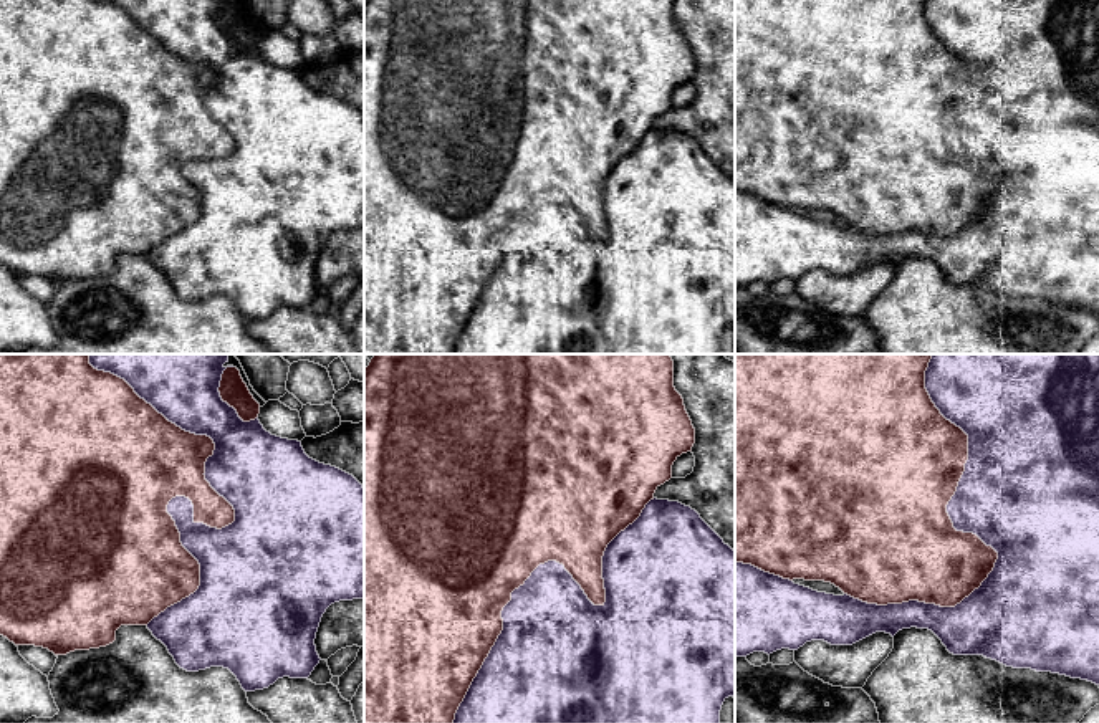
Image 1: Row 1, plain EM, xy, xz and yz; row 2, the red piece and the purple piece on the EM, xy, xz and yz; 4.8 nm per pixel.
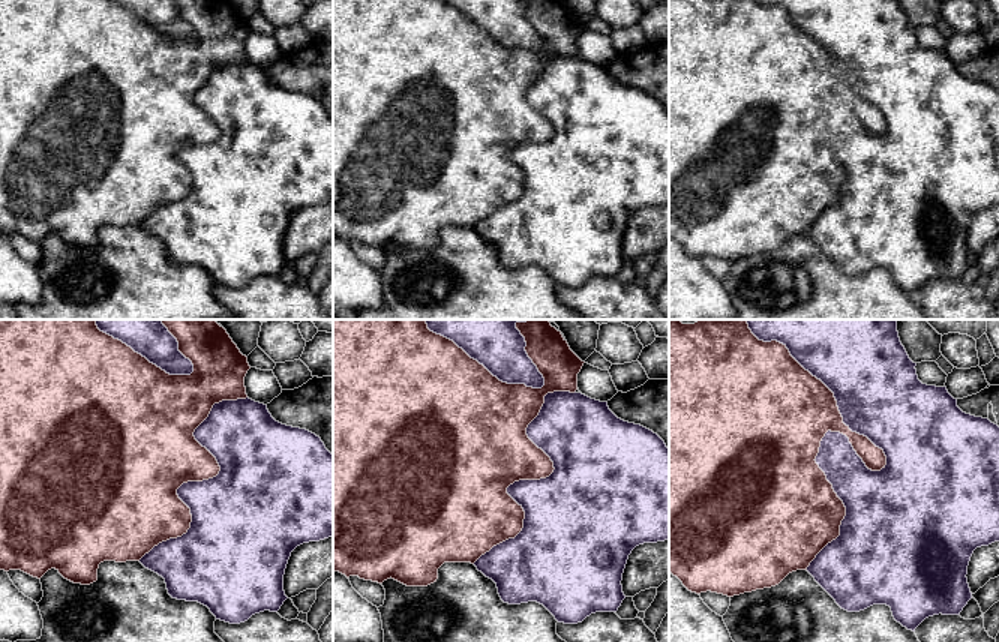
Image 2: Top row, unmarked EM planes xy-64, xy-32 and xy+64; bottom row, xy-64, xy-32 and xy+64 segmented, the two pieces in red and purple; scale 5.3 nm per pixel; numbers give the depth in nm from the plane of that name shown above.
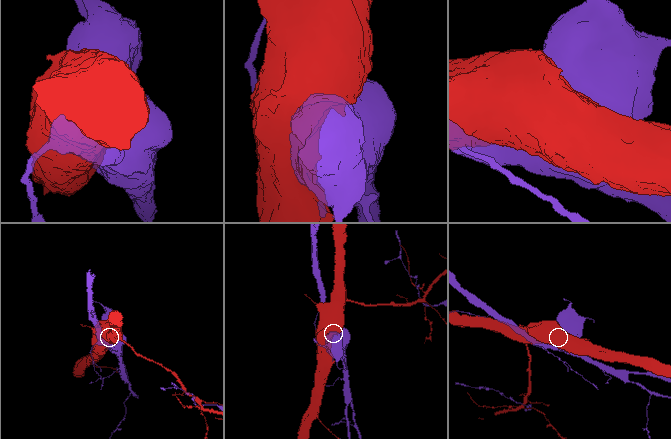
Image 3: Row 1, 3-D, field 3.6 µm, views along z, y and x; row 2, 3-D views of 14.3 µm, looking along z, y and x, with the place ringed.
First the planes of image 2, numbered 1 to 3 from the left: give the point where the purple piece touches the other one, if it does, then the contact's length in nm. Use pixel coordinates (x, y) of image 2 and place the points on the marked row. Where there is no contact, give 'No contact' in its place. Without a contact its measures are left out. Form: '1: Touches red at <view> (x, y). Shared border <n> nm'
1: Touches red at xy-64 (203, 479). Shared border 1050 nm
2: Touches red at xy-32 (537, 479). Shared border 1050 nm
3: Touches red at xy+64 (870, 468). Shared border 1400 nm

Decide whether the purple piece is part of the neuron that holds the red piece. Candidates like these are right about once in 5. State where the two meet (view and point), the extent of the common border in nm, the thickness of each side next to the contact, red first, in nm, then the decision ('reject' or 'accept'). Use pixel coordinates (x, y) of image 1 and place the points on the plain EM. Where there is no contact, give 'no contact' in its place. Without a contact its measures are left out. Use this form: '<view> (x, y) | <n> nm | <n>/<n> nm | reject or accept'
xy (220, 158) | 1250 nm | 160/480 nm | reject

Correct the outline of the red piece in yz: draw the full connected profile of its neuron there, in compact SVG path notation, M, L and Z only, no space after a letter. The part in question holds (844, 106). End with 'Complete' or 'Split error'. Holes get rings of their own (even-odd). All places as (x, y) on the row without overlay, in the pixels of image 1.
M735 0L735 192L783 208L824 210L867 233L919 230L955 237L993 200L998 182L977 164L957 160L947 134L968 89L968 65L947 50L925 18L925 0Z. Complete

